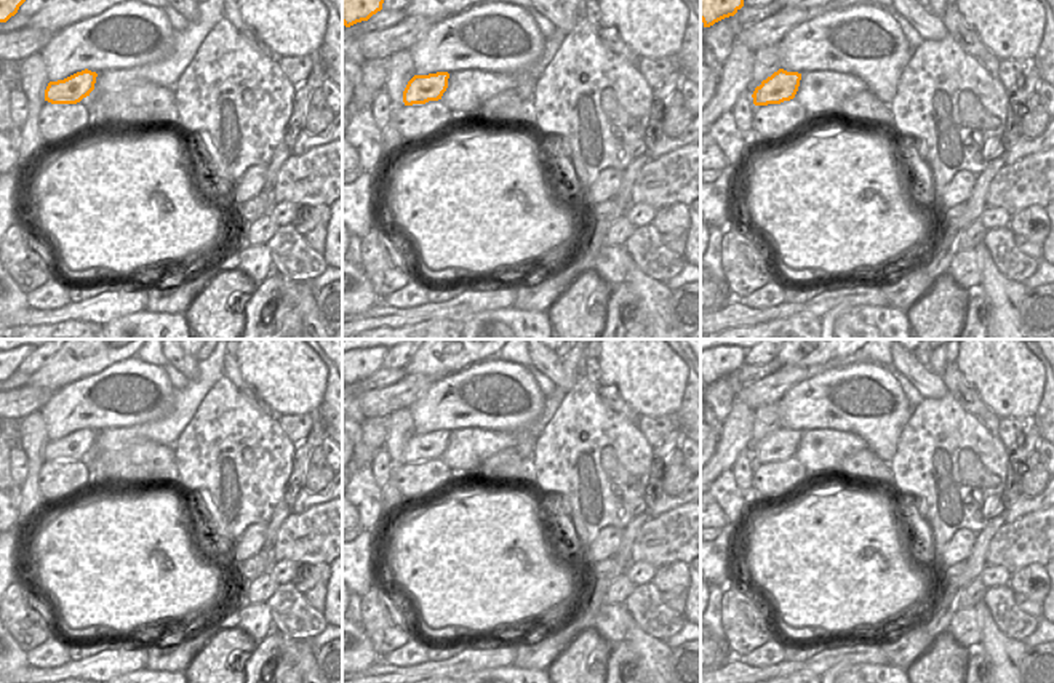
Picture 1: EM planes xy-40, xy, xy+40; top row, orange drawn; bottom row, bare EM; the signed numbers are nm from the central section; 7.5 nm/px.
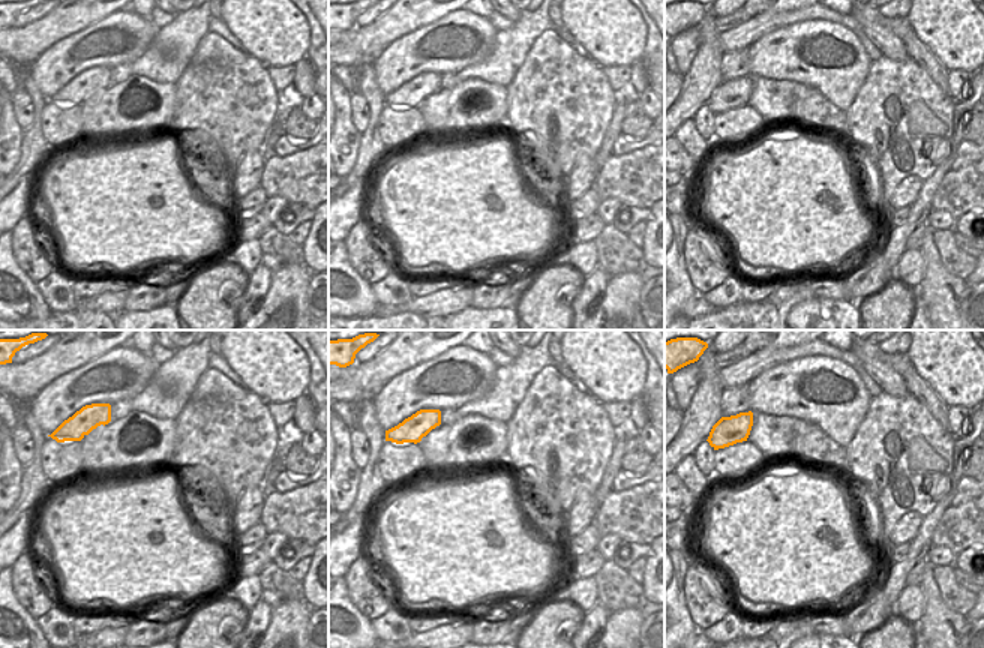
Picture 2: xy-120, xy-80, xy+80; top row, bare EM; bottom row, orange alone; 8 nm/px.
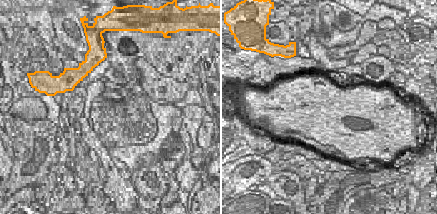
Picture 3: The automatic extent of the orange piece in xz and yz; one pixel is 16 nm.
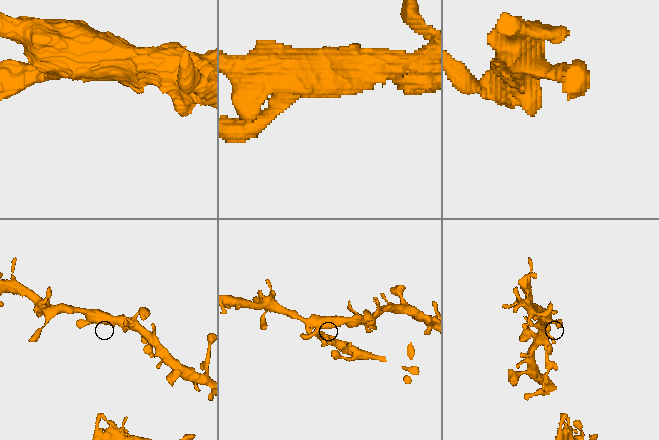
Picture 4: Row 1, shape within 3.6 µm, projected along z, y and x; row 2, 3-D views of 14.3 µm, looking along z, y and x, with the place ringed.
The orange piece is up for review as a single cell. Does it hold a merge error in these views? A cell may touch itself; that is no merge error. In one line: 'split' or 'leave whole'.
leave whole

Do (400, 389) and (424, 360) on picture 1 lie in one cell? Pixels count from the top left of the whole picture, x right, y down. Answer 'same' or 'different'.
different

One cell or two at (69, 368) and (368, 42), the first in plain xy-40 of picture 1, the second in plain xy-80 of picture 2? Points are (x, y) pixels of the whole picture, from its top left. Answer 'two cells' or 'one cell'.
one cell

